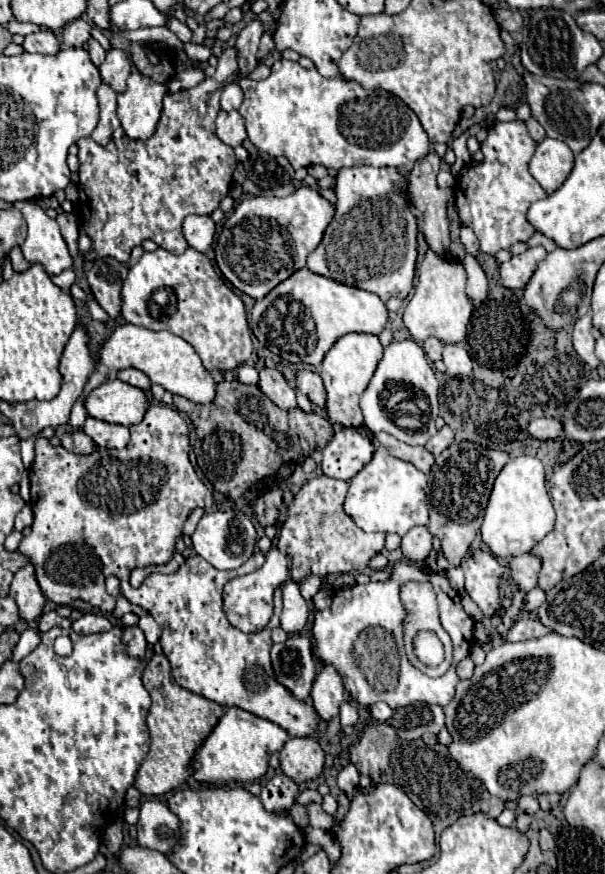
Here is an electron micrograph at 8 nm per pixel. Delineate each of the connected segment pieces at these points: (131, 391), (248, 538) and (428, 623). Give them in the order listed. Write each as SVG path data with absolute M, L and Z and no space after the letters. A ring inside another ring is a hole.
M118 378L106 380L86 400L88 416L122 426L140 424L146 408L148 408L146 392L136 386L124 384Z
M228 510L228 512L206 512L196 528L196 532L192 534L192 542L194 542L194 550L208 560L214 568L218 570L232 570L242 566L254 552L256 546L256 530L250 522L248 516L244 516L240 510Z
M418 580L406 582L400 588L400 600L402 600L404 610L406 610L404 648L406 648L406 656L408 656L410 664L428 676L442 676L452 664L454 647L449 635L446 634L446 630L440 624L438 602L436 602L436 594L434 594L432 584L418 582ZM420 628L434 630L444 644L444 664L440 664L438 668L428 668L422 662L418 662L416 656L412 656L412 636L416 636L416 632L420 632Z

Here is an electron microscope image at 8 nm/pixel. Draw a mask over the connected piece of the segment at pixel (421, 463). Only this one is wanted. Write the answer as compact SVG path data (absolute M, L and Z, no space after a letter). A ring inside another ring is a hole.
M384 434L382 438L376 436L376 440L380 442L380 446L386 446L392 456L414 464L414 466L416 466L420 472L424 472L424 474L430 472L430 468L432 468L432 464L434 464L434 456L432 456L424 446L404 444L404 442L396 440L396 438L390 436L390 434Z

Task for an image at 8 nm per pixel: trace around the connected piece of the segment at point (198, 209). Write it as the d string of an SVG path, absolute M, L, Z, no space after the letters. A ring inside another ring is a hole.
M226 48L218 58L216 74L206 78L202 84L182 90L178 94L168 94L164 98L162 118L156 132L148 140L128 140L128 136L112 138L108 146L96 144L92 138L78 140L78 158L80 158L80 202L82 202L82 224L86 234L92 238L92 252L88 260L112 256L122 264L128 262L134 246L140 246L144 240L154 240L160 248L182 254L188 248L188 242L182 234L182 222L190 214L212 214L220 200L228 194L232 184L232 172L236 170L234 150L224 144L214 130L214 120L220 112L220 92L224 84L232 84L240 78L238 70L238 50Z

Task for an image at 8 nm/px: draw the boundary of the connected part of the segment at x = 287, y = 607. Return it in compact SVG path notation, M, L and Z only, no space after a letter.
M288 580L282 586L284 594L284 610L282 610L282 628L286 632L302 632L308 620L308 602L302 598L298 584L294 580Z

